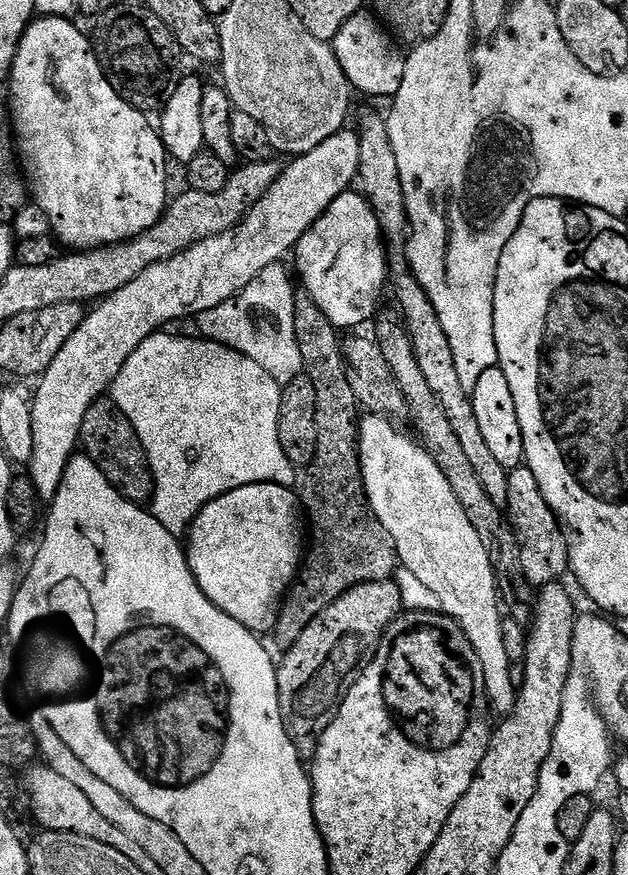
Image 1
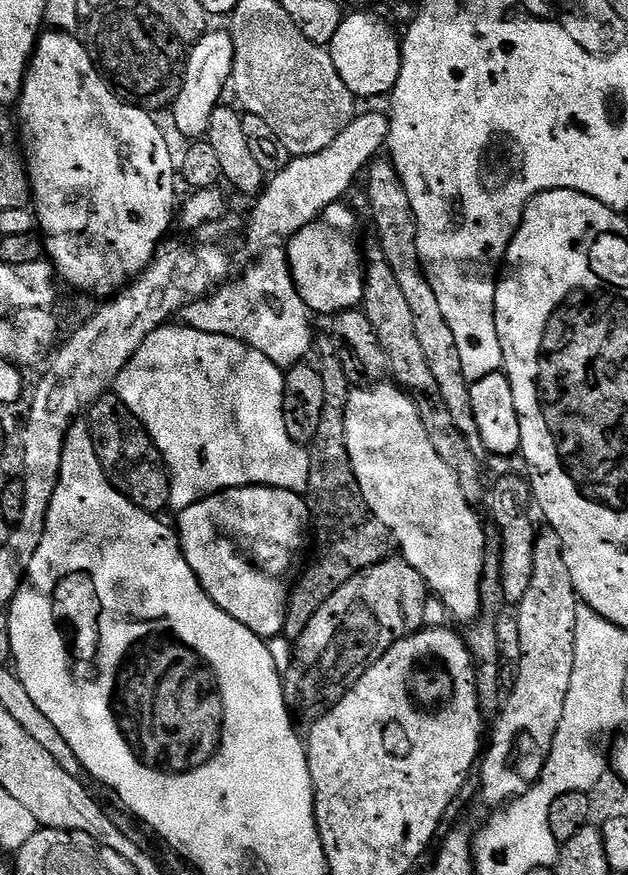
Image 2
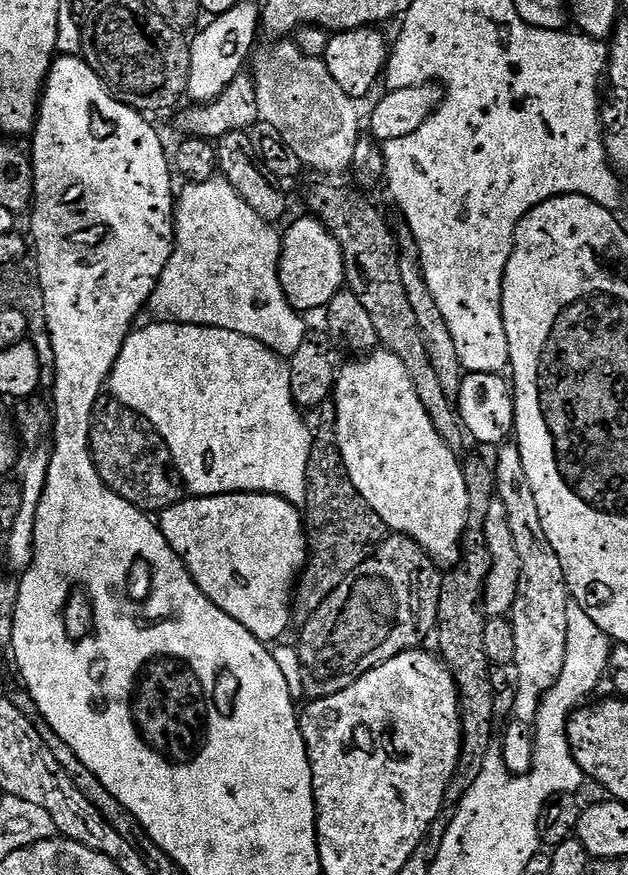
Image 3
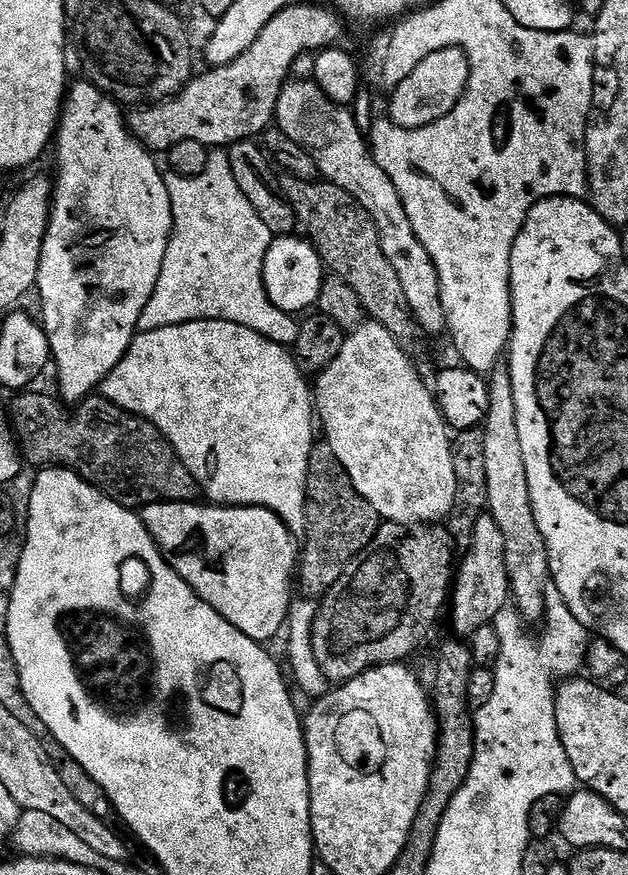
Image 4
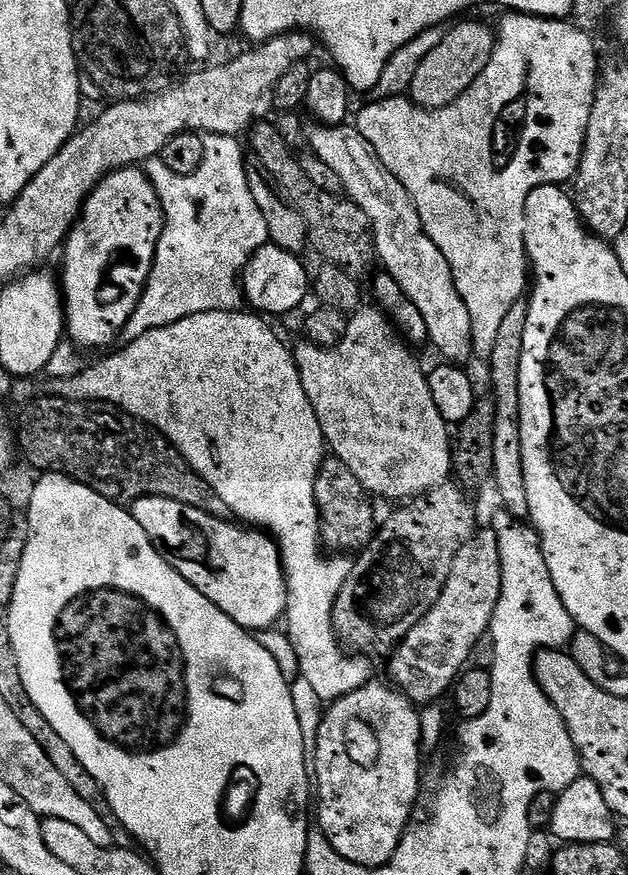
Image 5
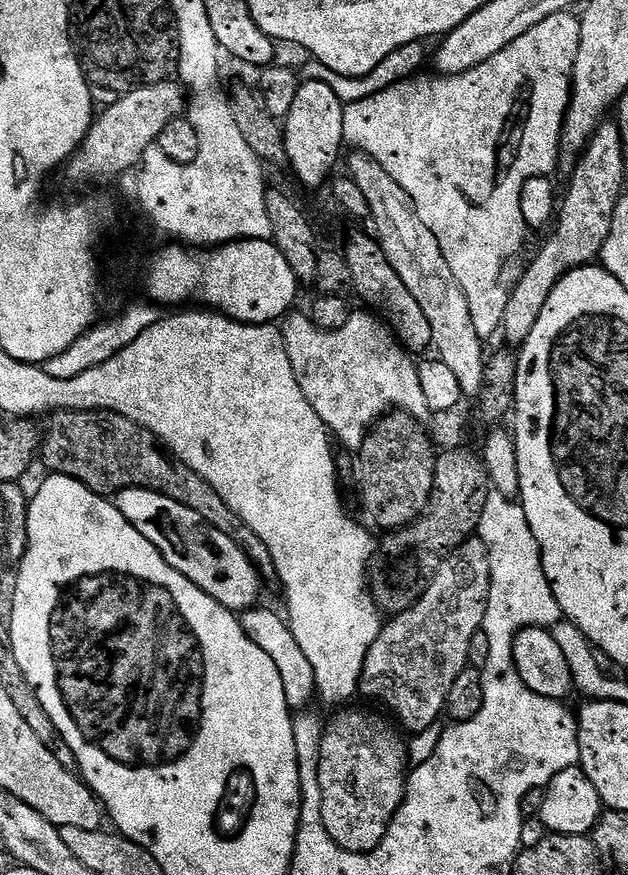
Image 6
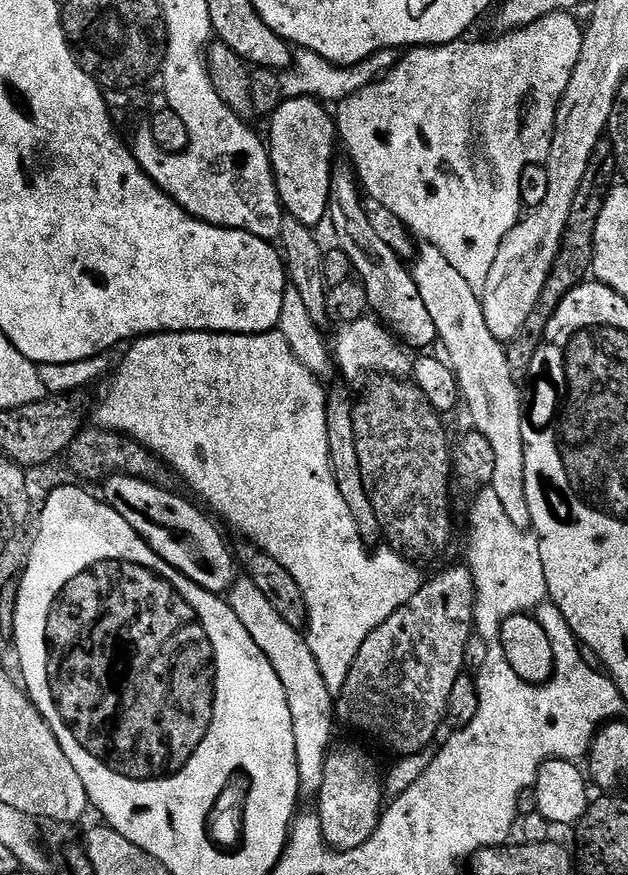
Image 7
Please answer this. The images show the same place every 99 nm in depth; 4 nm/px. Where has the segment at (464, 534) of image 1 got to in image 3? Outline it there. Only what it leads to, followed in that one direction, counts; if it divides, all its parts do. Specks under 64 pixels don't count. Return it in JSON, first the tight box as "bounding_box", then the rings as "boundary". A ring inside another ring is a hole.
{"bounding_box":[334,350,468,570],"boundary":[[[373,350],[336,374],[334,431],[342,454],[342,462],[350,474],[350,482],[358,486],[358,494],[370,502],[374,514],[382,518],[385,529],[409,536],[441,569],[447,570],[460,560],[460,539],[468,529],[468,499],[462,460],[434,430],[406,366],[387,350]]]}

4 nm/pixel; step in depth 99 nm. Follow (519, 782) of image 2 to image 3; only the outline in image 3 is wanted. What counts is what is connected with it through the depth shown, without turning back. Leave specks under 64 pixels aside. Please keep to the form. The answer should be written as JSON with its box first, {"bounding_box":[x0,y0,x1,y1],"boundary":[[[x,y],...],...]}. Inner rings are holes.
{"bounding_box":[494,442,570,776],"boundary":[[[515,442],[499,445],[500,452],[494,459],[496,495],[506,506],[506,518],[510,518],[510,531],[514,533],[514,548],[518,550],[520,577],[518,594],[510,619],[514,626],[514,693],[513,720],[504,732],[502,755],[504,765],[513,776],[524,776],[534,762],[534,725],[540,709],[540,701],[558,682],[558,674],[566,660],[566,606],[570,603],[566,574],[546,530],[542,530],[542,518],[534,499],[530,478],[526,478],[526,466],[522,466],[522,454]]]}

